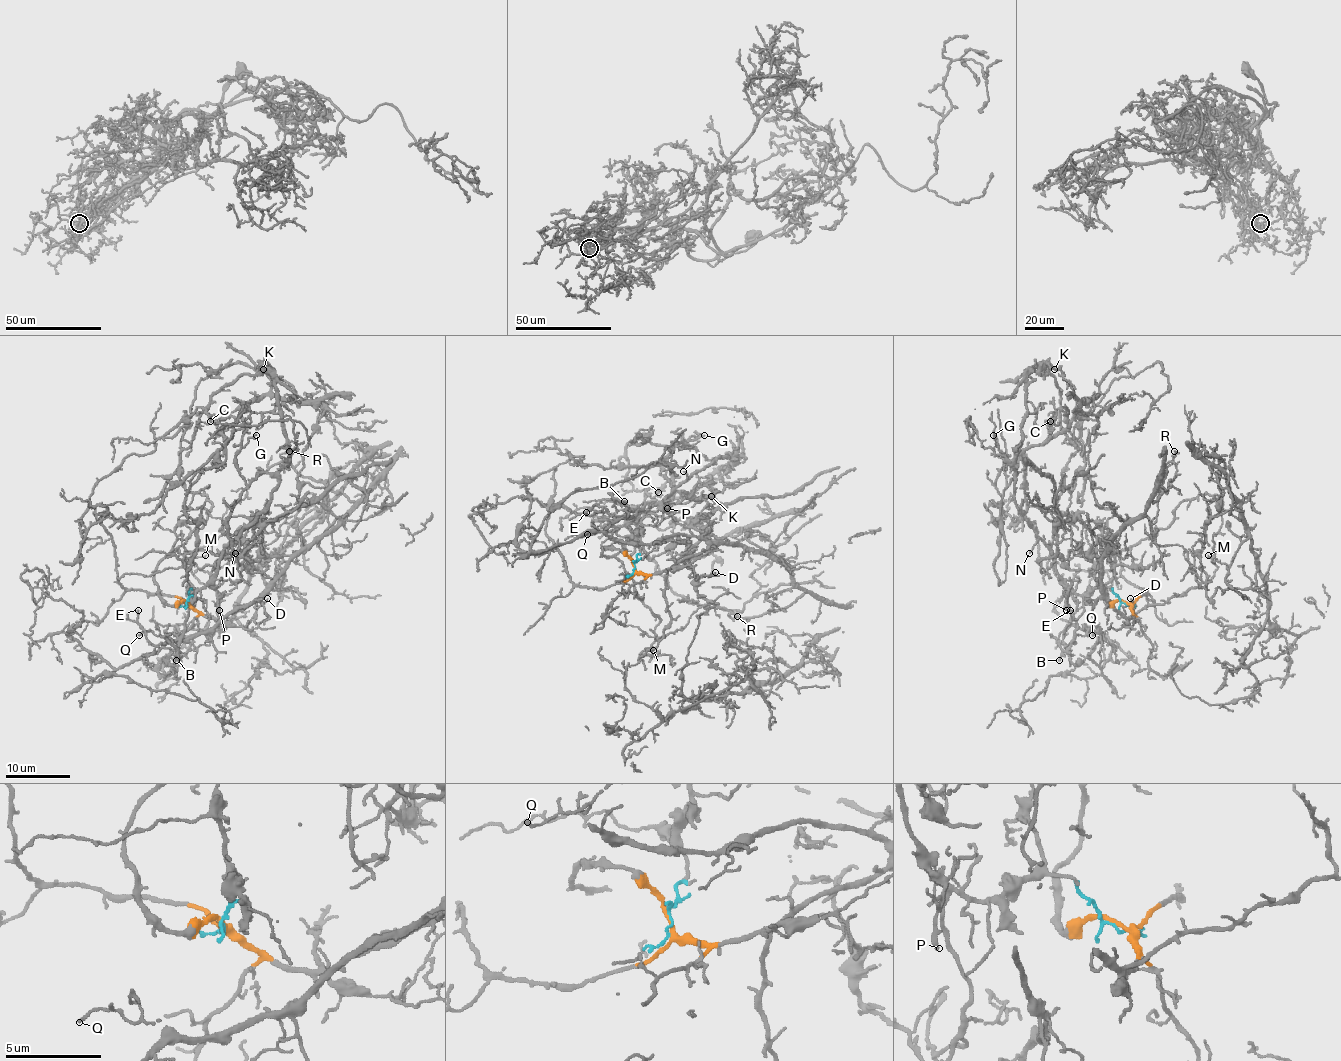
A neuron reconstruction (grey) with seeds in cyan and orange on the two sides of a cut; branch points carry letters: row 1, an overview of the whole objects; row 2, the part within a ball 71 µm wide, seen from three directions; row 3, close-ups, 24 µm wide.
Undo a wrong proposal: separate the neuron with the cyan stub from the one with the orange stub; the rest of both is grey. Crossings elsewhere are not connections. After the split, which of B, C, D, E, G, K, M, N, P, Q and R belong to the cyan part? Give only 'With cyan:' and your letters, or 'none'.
With cyan: B, C, E, G, K, N, P, Q

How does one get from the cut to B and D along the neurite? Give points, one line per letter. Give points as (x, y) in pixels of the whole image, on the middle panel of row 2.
B: (634, 566), (639, 552), (638, 534), (644, 513), (639, 510), (633, 518), (626, 512), (625, 501)
D: (634, 568), (646, 575), (654, 575), (689, 565), (697, 576), (715, 573)

